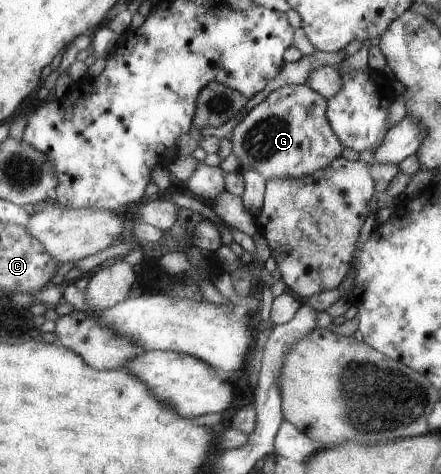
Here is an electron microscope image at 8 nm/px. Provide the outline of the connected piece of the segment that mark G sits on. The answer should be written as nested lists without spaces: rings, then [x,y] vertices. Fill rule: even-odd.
[[[306,84],[286,85],[268,94],[258,106],[244,114],[244,118],[230,132],[232,151],[241,163],[241,169],[257,171],[268,181],[272,178],[306,178],[328,167],[340,157],[345,147],[327,120],[327,100]]]

